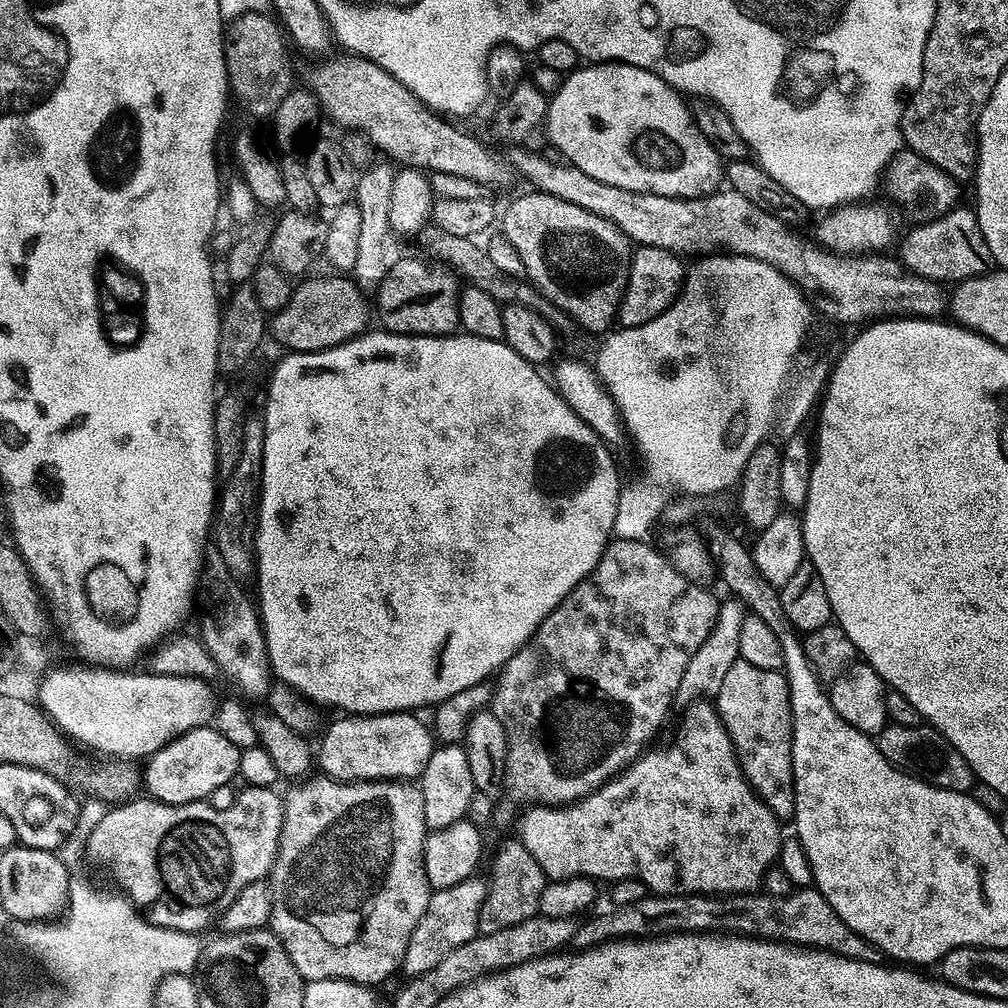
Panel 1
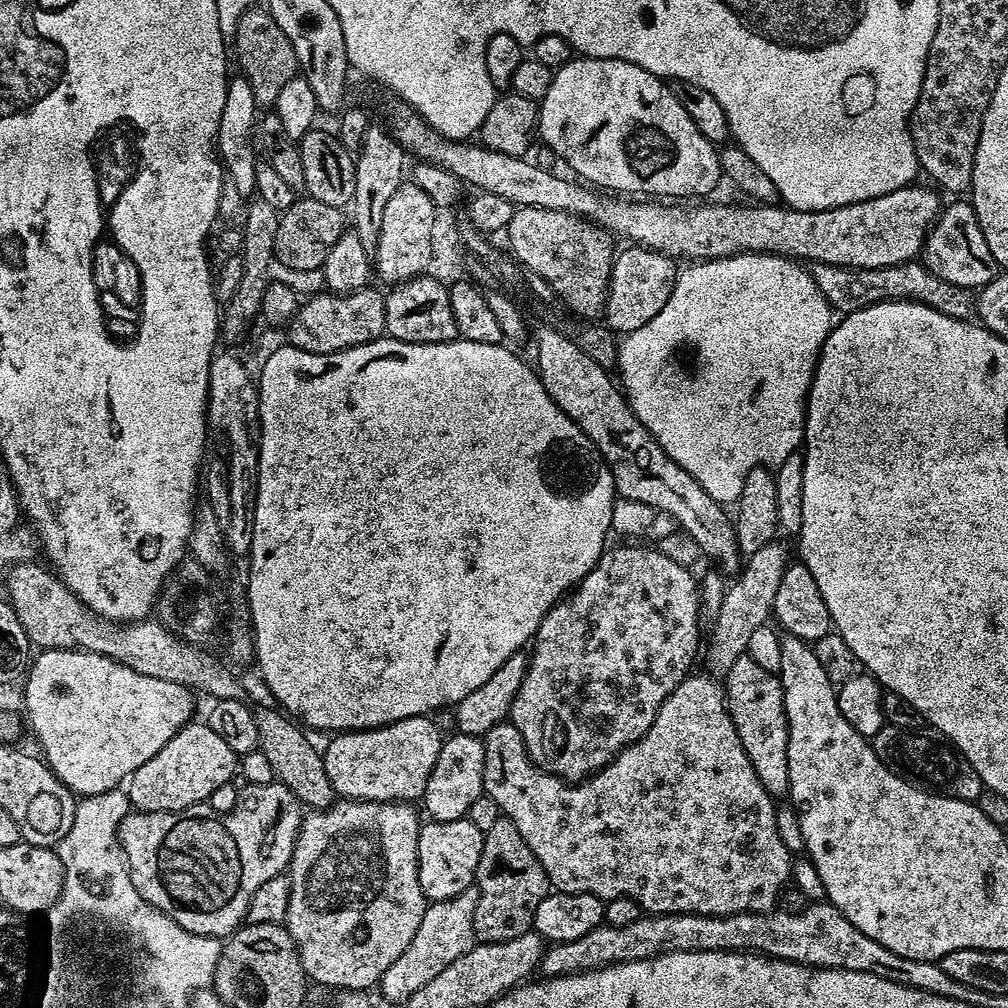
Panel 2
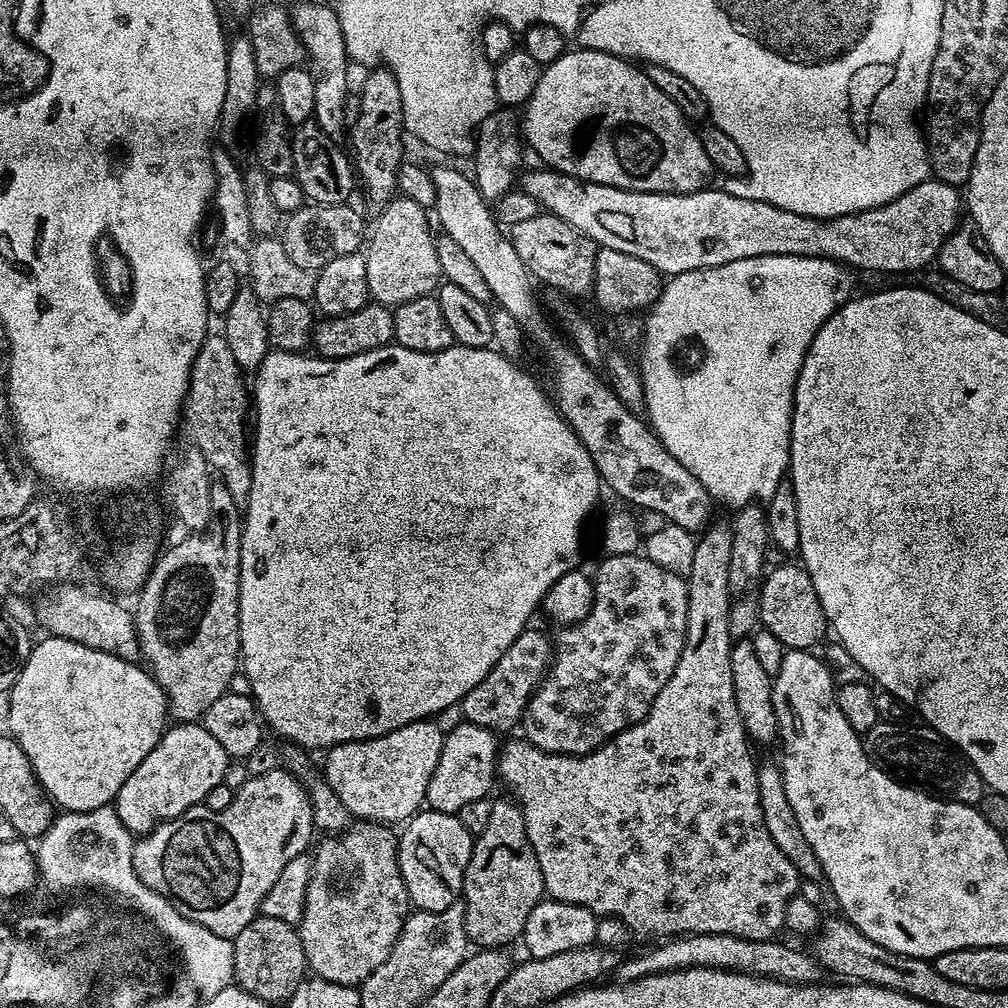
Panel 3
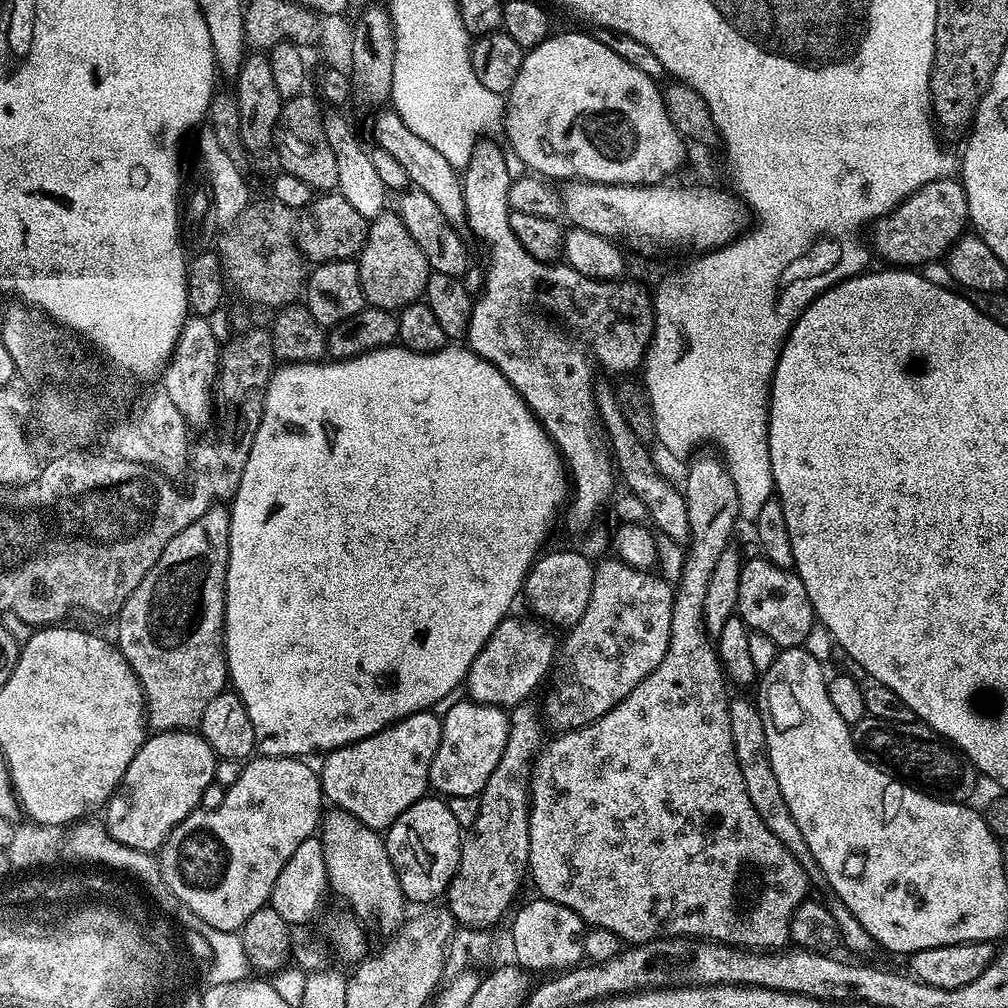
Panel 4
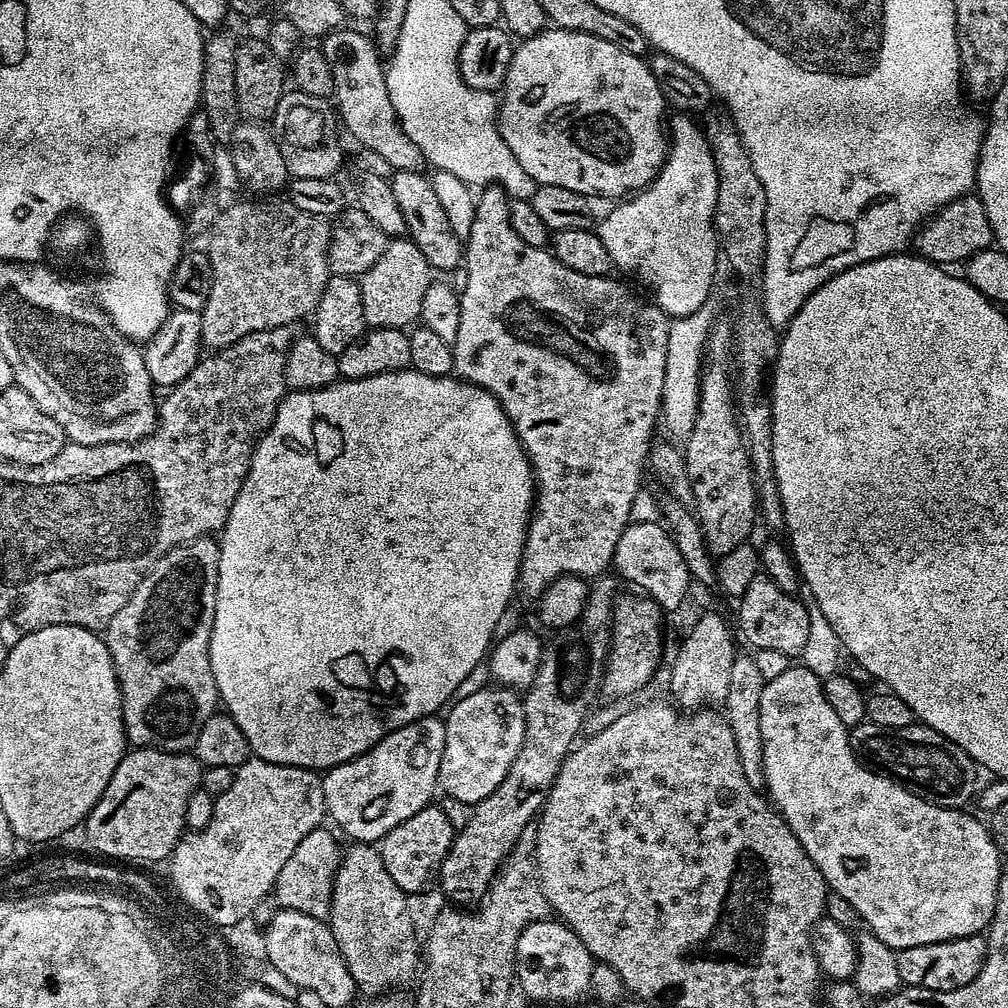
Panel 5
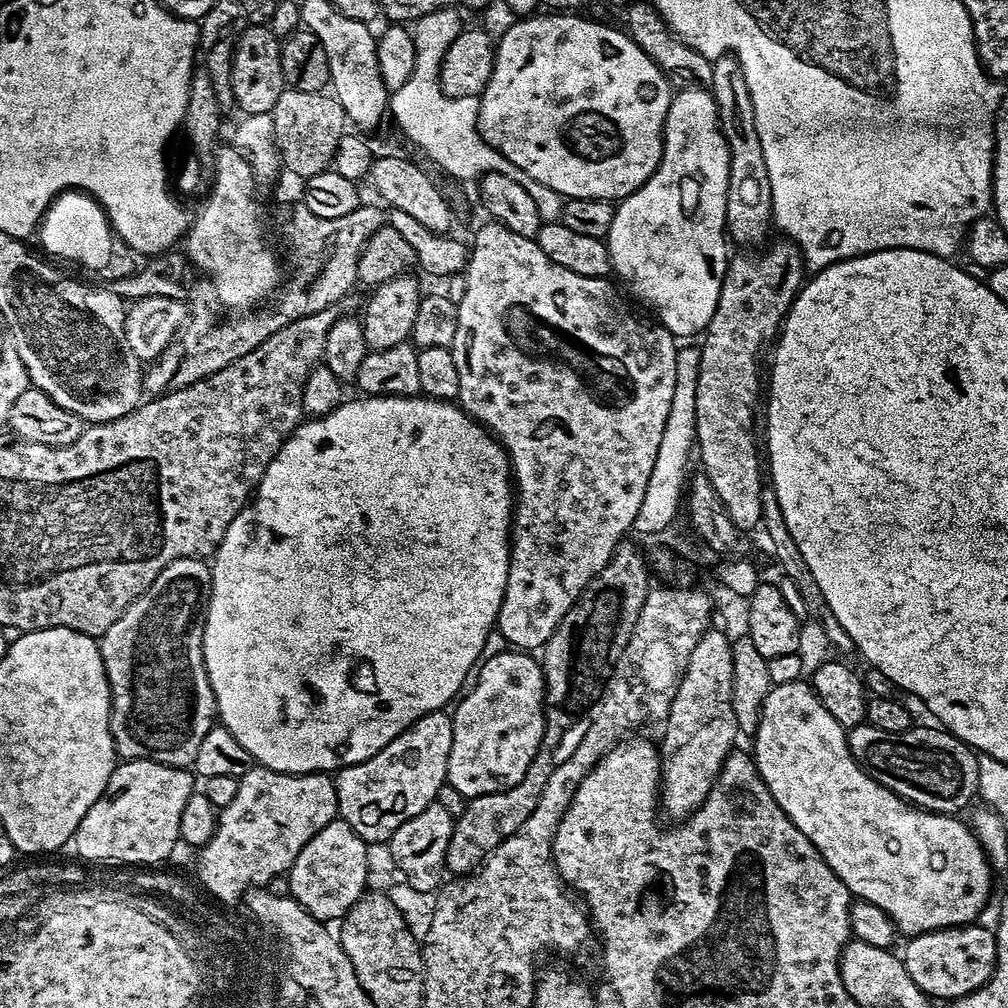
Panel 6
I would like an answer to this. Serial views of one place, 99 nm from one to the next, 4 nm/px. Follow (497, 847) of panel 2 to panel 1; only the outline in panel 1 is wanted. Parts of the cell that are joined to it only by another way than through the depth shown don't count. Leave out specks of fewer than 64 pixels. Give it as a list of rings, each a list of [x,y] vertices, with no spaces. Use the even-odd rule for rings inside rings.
[[[519,842],[504,845],[492,862],[486,902],[478,914],[478,933],[495,934],[498,930],[506,930],[506,926],[518,926],[518,922],[526,922],[526,918],[537,915],[540,911],[542,890],[548,884],[542,866],[534,862],[534,854],[526,850]]]

